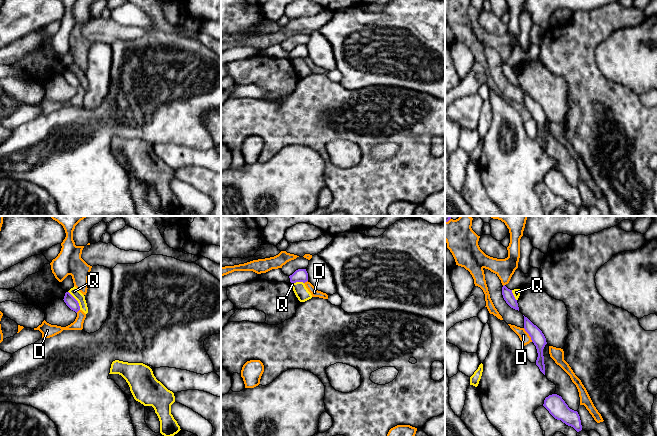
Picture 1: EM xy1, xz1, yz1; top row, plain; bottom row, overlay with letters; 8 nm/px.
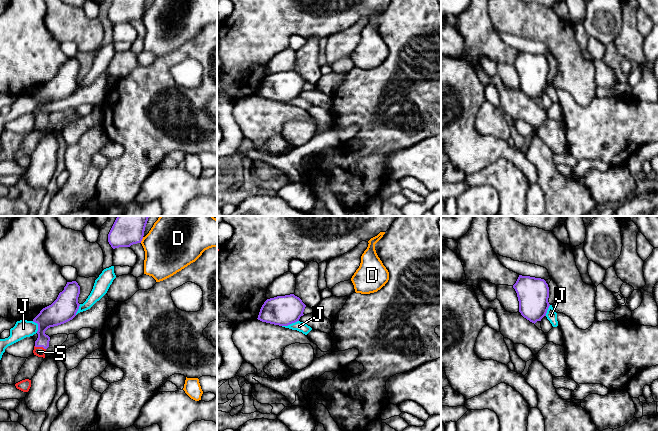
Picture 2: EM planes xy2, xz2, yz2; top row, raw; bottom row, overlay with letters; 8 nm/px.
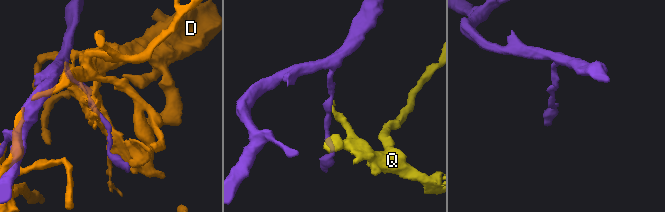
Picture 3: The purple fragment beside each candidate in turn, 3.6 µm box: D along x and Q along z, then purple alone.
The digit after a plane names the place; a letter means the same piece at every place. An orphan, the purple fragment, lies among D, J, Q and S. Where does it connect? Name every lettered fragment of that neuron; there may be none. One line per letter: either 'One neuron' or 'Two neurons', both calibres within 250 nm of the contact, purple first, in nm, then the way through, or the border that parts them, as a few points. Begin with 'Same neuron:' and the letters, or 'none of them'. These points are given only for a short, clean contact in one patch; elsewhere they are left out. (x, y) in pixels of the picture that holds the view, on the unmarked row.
Same neuron: S
D: Two neurons. Thickness 110 nm (purple) against 80 nm
J: Two neurons. Thickness 240 nm (purple) against 80 nm. Boundary: xz2 (298, 96), (282, 102)
Q: Two neurons. Thickness 90 nm (purple) against 70 nm. Boundary: xy1 (68, 67), (77, 77), (80, 85)
S: One neuron. Thickness 160 nm (purple) against 80 nm. Path across: xy2 (48, 93), (41, 105), (40, 122), (38, 127)

